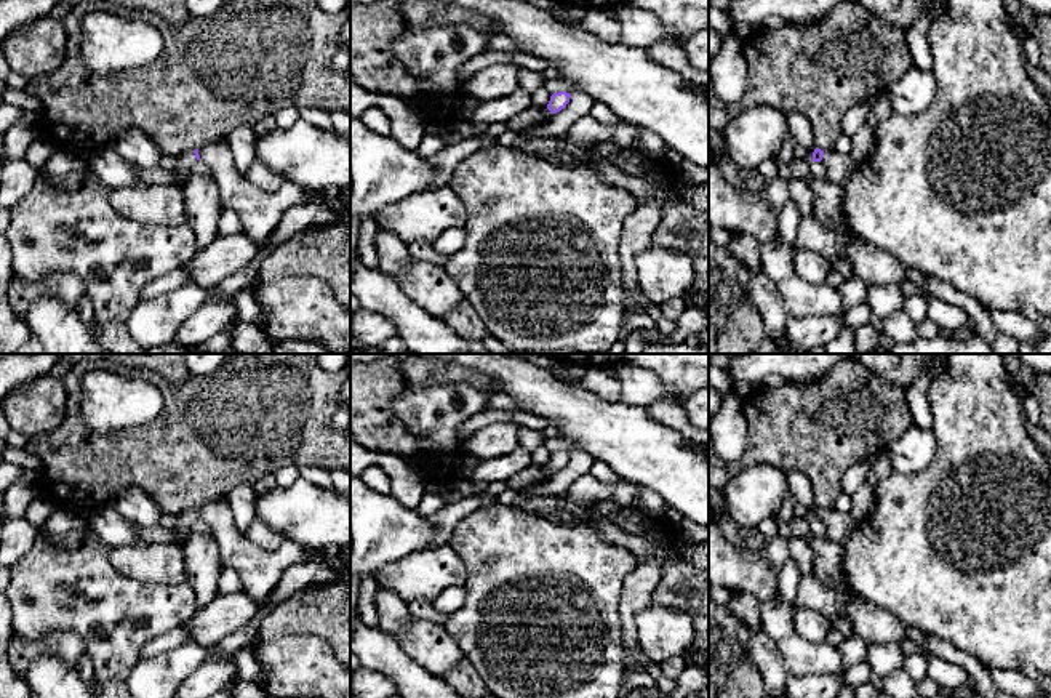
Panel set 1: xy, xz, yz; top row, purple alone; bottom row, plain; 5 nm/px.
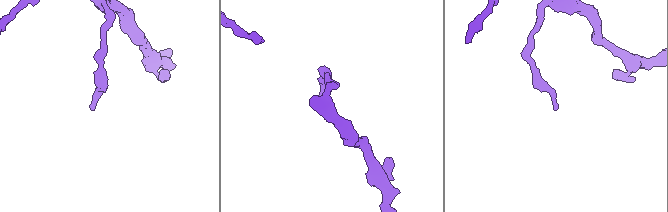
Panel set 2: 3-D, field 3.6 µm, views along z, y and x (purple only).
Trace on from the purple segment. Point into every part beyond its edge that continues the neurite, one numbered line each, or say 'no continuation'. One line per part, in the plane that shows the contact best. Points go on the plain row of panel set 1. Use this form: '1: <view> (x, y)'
1: yz (839, 527)

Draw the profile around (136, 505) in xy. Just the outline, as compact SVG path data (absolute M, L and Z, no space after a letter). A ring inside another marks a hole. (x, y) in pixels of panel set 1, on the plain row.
M141 487L122 490L112 504L130 522L142 527L158 525L163 515L155 499Z

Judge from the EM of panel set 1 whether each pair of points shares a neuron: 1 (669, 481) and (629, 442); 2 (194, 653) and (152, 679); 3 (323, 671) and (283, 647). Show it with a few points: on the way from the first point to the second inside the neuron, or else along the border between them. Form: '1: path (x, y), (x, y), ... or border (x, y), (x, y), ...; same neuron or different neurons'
1: path (659, 471), (639, 450); same neuron
2: path (184, 660), (162, 674); same neuron
3: path (314, 671), (303, 666), (293, 657); same neuron

